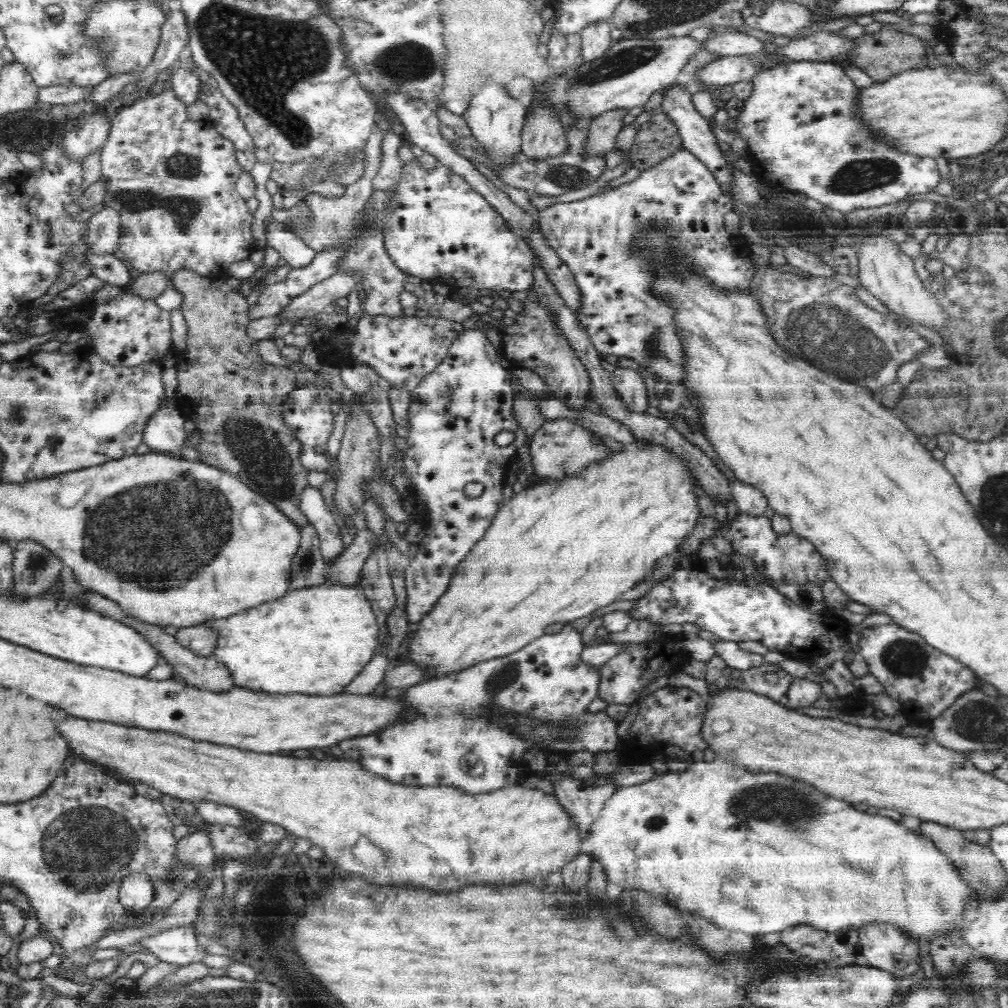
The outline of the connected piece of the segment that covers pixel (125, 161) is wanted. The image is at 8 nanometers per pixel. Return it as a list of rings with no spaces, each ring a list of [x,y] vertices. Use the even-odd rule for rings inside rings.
[[[170,88],[156,95],[147,95],[144,98],[138,98],[134,104],[130,104],[119,110],[117,115],[112,119],[108,138],[100,148],[101,175],[99,178],[103,180],[105,188],[107,188],[103,203],[106,207],[113,208],[119,214],[119,222],[121,223],[119,249],[122,251],[128,264],[142,273],[142,275],[164,273],[164,276],[168,277],[168,280],[171,280],[172,276],[179,270],[188,269],[210,279],[210,281],[228,279],[230,278],[228,277],[230,264],[234,264],[238,260],[246,260],[250,257],[250,254],[253,254],[258,249],[254,242],[253,231],[251,230],[253,214],[246,207],[246,199],[240,197],[235,190],[235,184],[238,178],[240,178],[240,174],[242,174],[242,166],[240,166],[240,163],[238,163],[234,156],[234,143],[228,140],[228,138],[220,136],[222,148],[198,148],[196,146],[196,142],[204,140],[202,136],[206,136],[206,140],[214,140],[214,146],[220,140],[216,136],[216,130],[214,130],[214,134],[210,134],[210,132],[196,132],[198,130],[198,123],[194,123],[194,120],[188,119],[186,107],[184,103],[176,98],[174,91]]]

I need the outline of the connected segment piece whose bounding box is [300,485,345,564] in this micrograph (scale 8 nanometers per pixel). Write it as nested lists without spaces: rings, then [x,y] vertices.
[[[308,485],[304,490],[303,496],[300,496],[300,508],[303,509],[304,515],[307,516],[307,523],[314,525],[316,533],[322,545],[321,553],[327,564],[332,564],[334,560],[340,558],[344,552],[345,546],[342,542],[340,528],[324,503],[324,498],[319,488]]]

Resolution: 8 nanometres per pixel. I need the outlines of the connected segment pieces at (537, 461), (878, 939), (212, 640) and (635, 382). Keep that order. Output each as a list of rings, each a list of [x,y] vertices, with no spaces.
[[[569,418],[547,419],[534,434],[529,436],[529,439],[529,452],[534,473],[544,480],[577,475],[590,463],[602,460],[612,452],[601,441],[602,436],[582,428]]]
[[[866,924],[860,936],[859,946],[862,946],[862,956],[870,966],[889,972],[900,982],[903,978],[913,977],[921,966],[920,946],[918,941],[909,938],[905,932],[896,930],[889,924]]]
[[[200,623],[196,626],[181,628],[174,636],[179,646],[188,648],[196,656],[213,656],[213,650],[217,644],[216,632],[208,627],[208,624]]]
[[[618,367],[611,374],[614,389],[630,411],[646,413],[650,407],[647,386],[638,370]]]

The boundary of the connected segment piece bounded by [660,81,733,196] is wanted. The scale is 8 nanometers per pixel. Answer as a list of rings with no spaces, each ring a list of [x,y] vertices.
[[[680,81],[664,87],[660,111],[666,113],[669,119],[676,125],[685,148],[695,153],[698,159],[704,161],[704,164],[707,164],[707,167],[711,169],[714,176],[716,176],[716,180],[719,181],[720,188],[723,188],[724,192],[728,192],[728,195],[731,196],[733,167],[720,150],[717,138],[712,129],[710,129],[710,125],[708,125],[708,120],[702,117],[694,108],[692,93],[684,89],[684,87],[680,87]]]

